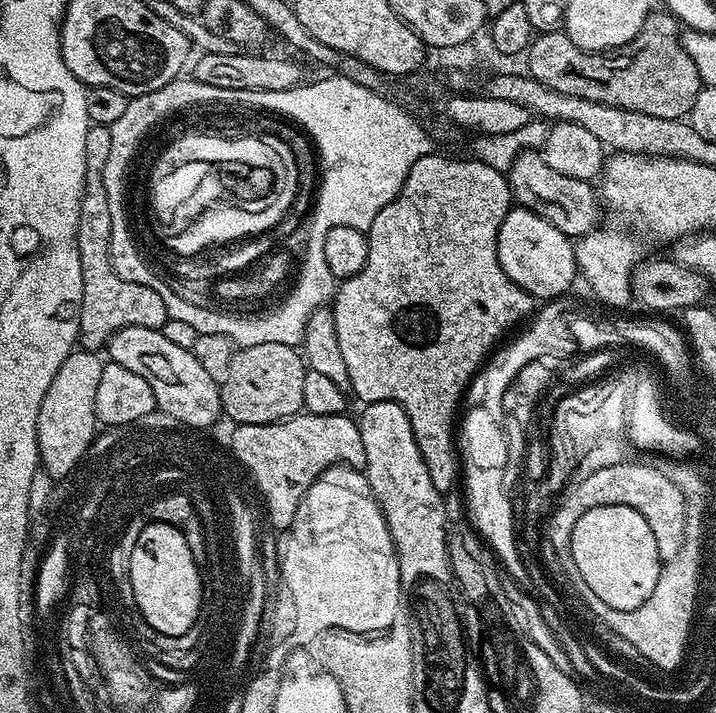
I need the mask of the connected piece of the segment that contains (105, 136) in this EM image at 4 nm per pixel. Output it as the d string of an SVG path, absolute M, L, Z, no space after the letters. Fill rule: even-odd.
M92 124L86 130L86 178L82 190L82 206L78 214L78 258L82 258L82 310L80 311L79 347L84 350L100 350L110 337L126 326L146 326L163 329L169 320L162 298L150 286L138 286L138 282L126 282L114 274L110 262L110 198L104 185L106 158L110 158L110 127Z

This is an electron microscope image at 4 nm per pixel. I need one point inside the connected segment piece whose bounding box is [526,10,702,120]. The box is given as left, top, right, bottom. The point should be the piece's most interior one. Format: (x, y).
(652, 74)

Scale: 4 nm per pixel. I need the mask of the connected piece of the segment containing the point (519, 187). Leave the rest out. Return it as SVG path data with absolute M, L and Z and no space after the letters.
M533 150L518 154L507 170L508 186L512 189L513 201L521 208L529 208L534 214L546 218L562 234L570 238L579 238L587 232L593 232L602 220L602 201L597 189L589 181L578 178L566 178L558 170L546 166L543 155Z

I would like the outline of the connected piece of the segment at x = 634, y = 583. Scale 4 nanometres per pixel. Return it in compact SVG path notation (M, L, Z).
M594 506L594 510L586 510L582 518L574 525L570 548L574 566L585 580L586 586L594 590L606 605L615 610L634 610L642 606L654 591L662 561L658 554L658 542L654 542L654 533L650 530L650 522L638 514L630 506Z

